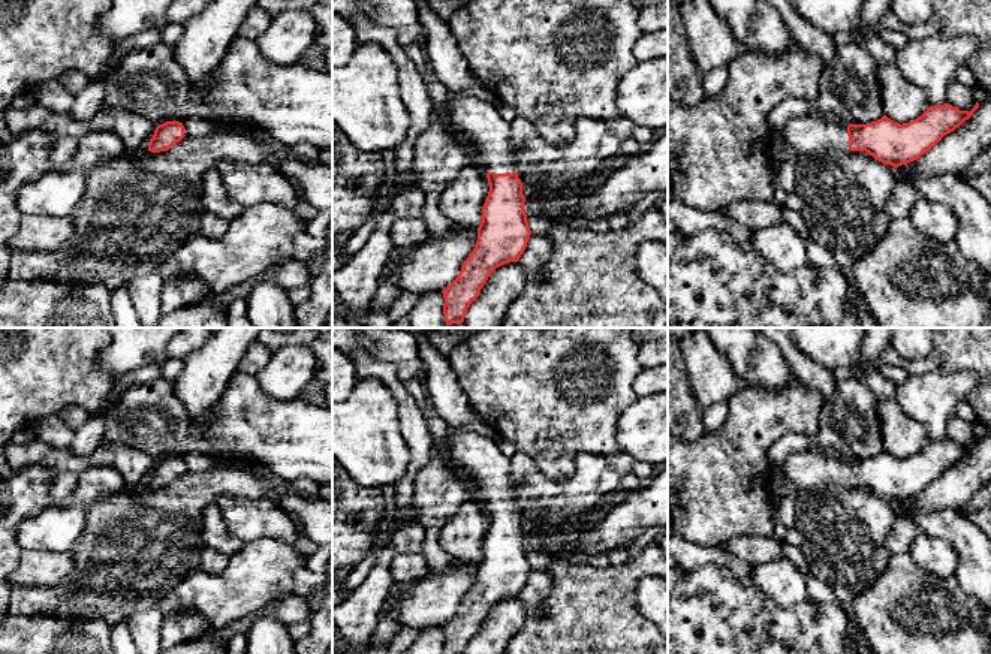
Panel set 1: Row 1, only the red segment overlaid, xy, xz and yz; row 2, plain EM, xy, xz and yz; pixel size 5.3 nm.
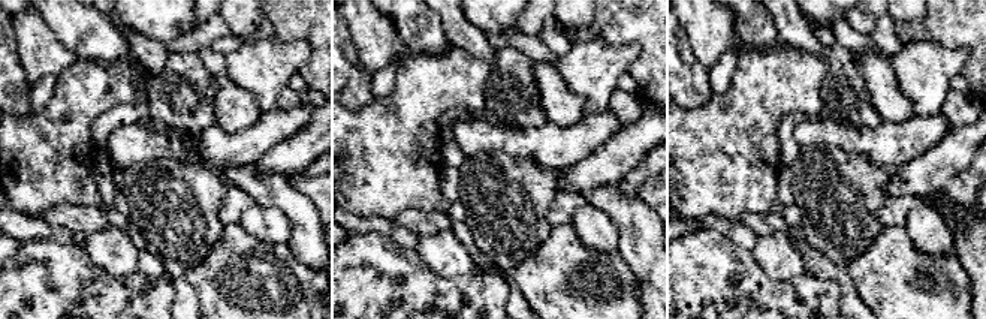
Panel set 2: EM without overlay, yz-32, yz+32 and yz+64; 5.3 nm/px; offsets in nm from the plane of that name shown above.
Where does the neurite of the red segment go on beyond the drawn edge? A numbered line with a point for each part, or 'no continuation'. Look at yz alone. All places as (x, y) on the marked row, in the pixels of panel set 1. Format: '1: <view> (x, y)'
1: yz (806, 135)

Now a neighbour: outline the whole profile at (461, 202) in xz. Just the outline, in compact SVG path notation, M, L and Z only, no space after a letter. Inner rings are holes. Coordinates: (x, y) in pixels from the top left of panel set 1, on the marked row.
M472 157L463 166L463 169L455 175L451 184L439 198L439 210L451 221L455 221L461 226L461 230L476 233L482 221L482 207L490 192L490 184L487 178L488 171L481 168Z

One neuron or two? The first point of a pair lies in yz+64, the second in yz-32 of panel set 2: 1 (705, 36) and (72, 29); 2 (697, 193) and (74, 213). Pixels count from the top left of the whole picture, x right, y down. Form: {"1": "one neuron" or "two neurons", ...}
{"1": "two neurons", "2": "two neurons"}

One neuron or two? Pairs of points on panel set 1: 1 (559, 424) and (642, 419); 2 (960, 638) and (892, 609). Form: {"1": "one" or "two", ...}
{"1": "two", "2": "one"}

